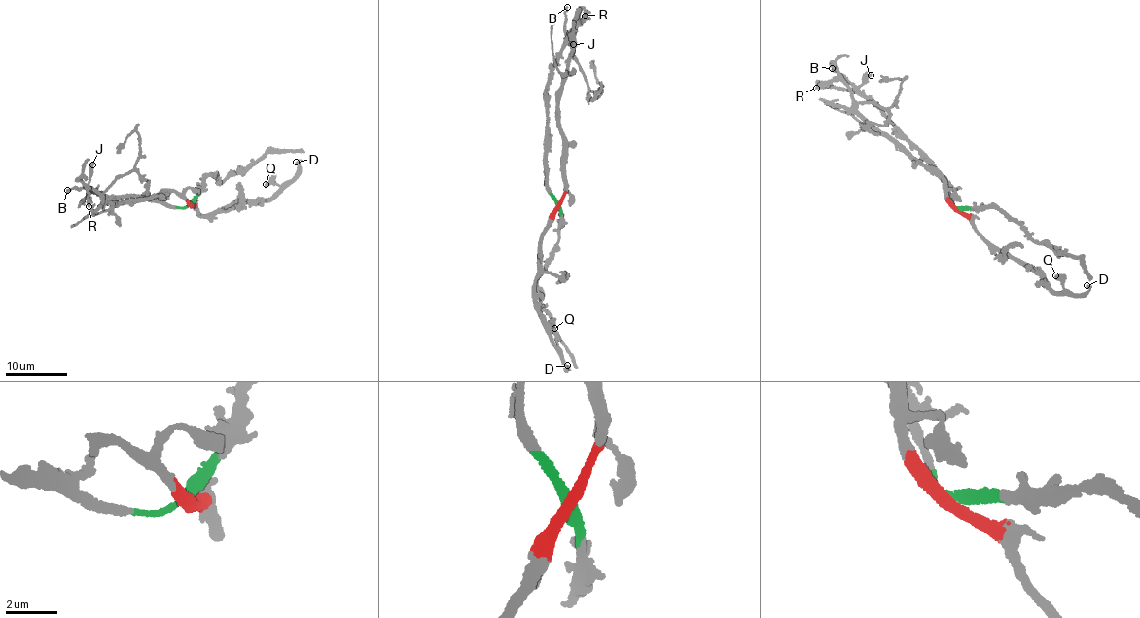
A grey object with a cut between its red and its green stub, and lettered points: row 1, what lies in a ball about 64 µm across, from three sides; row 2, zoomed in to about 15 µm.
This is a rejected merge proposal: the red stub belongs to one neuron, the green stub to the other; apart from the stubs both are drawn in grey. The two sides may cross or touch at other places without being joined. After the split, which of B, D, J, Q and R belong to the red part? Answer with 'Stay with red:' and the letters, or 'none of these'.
Stay with red: D, Q, R

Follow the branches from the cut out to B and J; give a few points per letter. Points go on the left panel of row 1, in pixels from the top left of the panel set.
B: (190, 204), (175, 207), (131, 196), (115, 201), (86, 188), (79, 191), (68, 190)
J: (190, 204), (175, 207), (131, 196), (115, 201), (88, 186), (92, 164)

